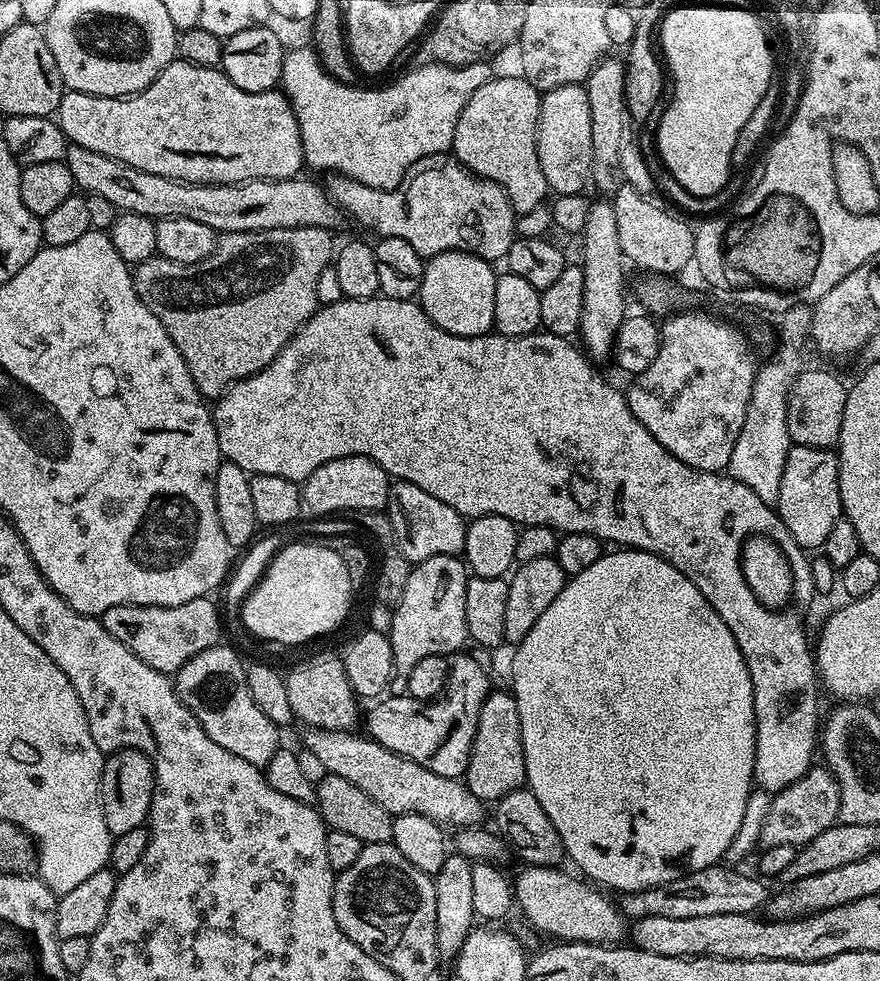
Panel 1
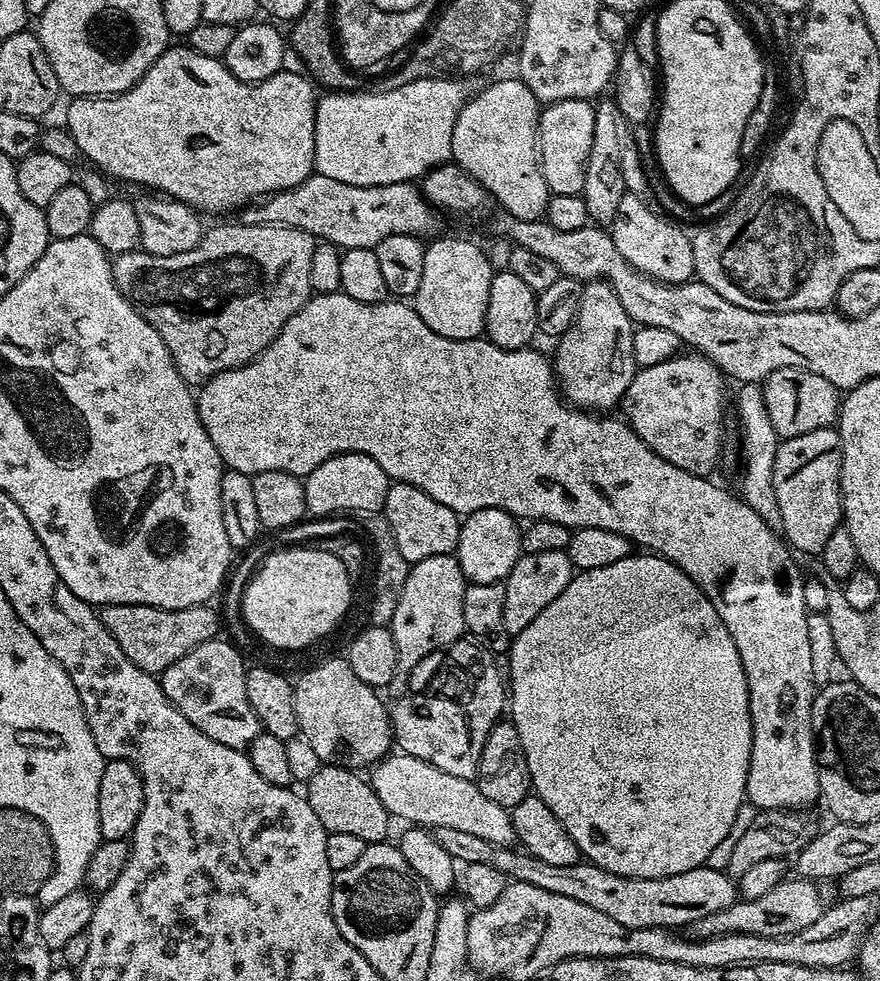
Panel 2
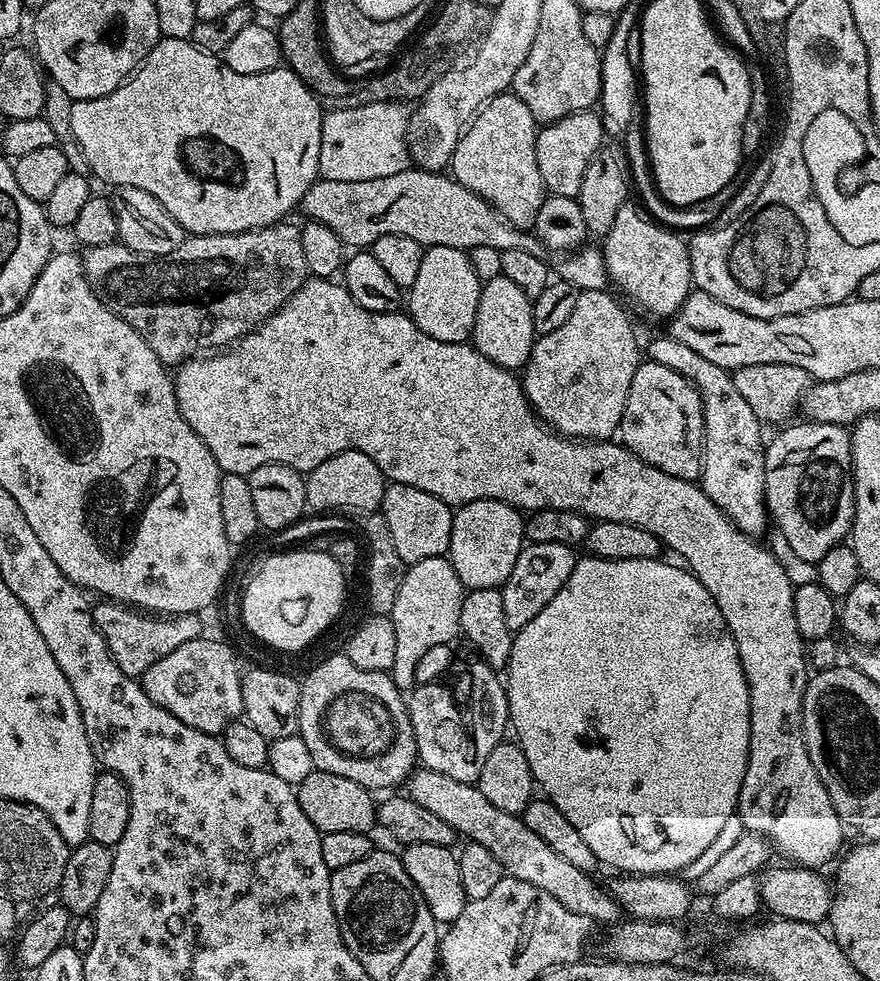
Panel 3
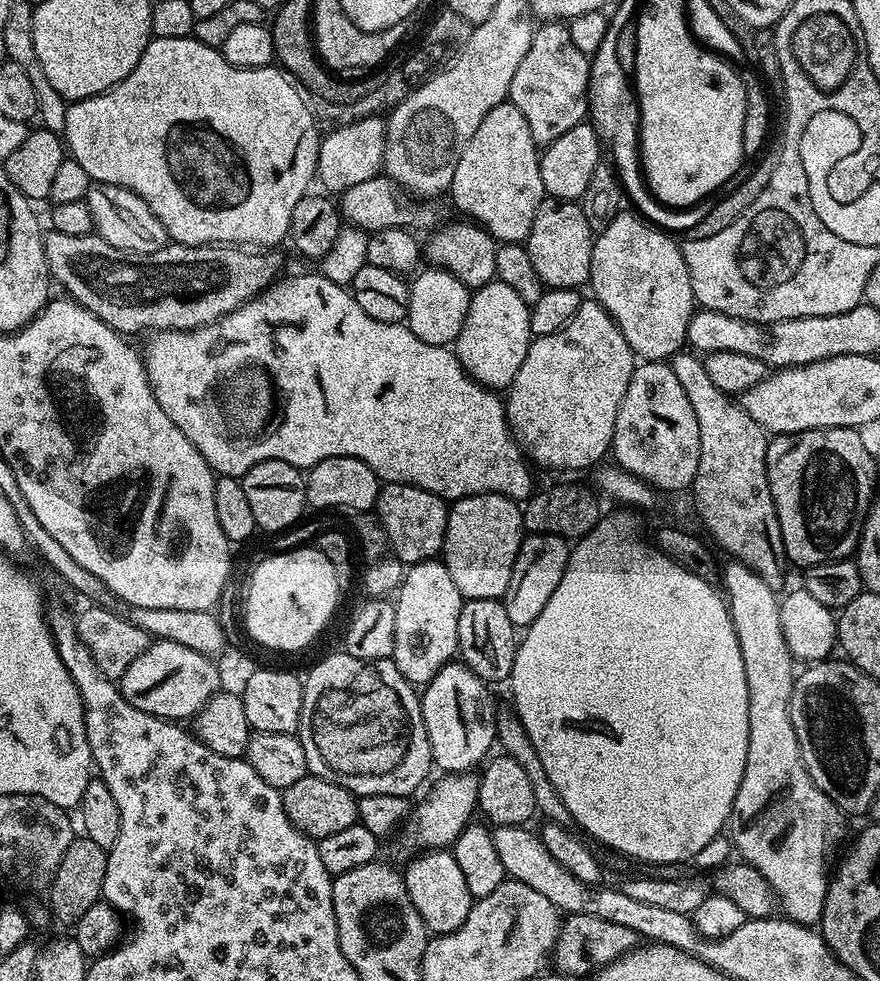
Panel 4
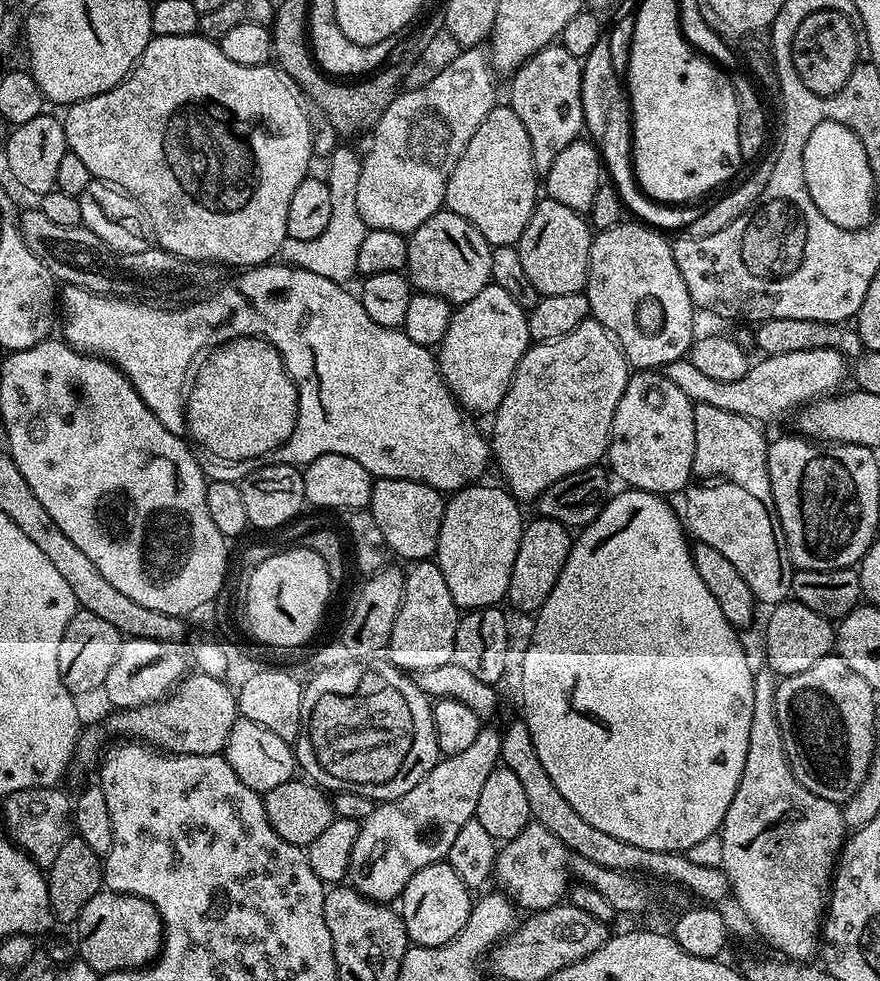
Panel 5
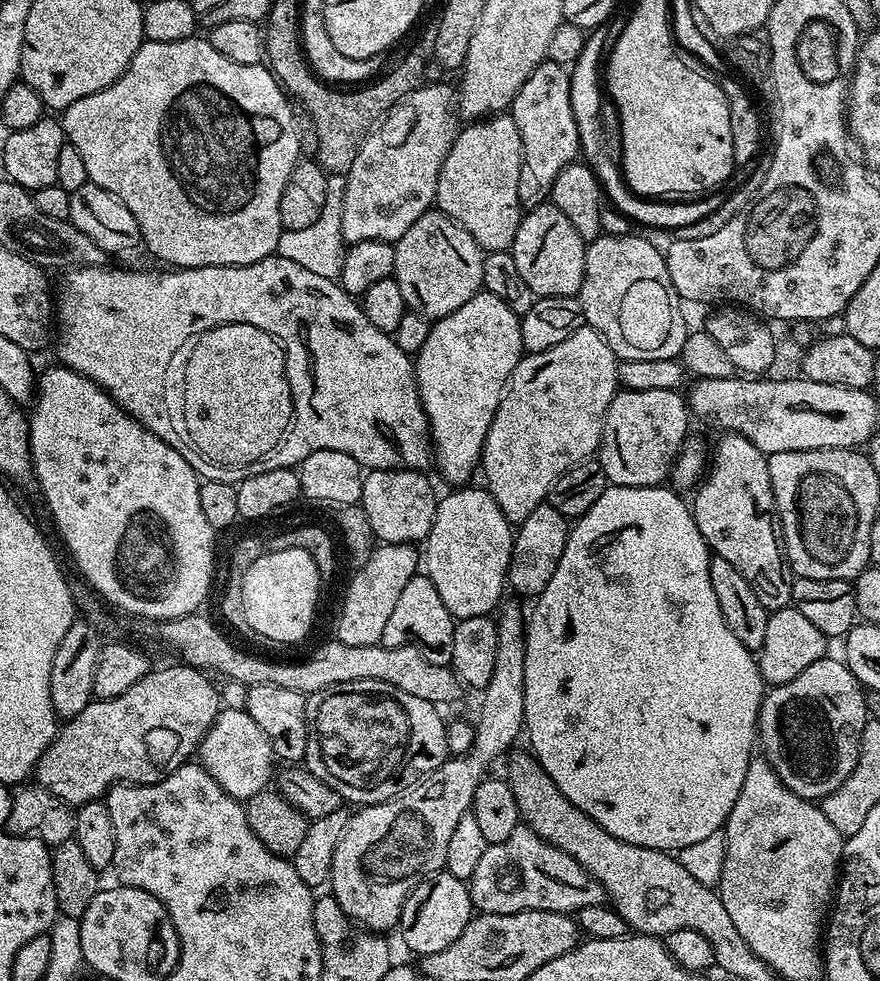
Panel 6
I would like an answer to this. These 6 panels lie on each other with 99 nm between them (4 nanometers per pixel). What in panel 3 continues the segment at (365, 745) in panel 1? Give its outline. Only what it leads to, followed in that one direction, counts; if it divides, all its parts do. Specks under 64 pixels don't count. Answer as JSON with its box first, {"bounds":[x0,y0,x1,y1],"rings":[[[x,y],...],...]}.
{"bounds":[406,767,621,926],"rings":[[[421,767],[413,771],[406,784],[407,795],[411,796],[418,806],[426,806],[442,822],[450,822],[450,826],[461,837],[467,838],[478,846],[486,846],[494,858],[504,867],[505,873],[522,882],[530,882],[530,886],[538,886],[538,890],[546,890],[552,898],[558,898],[566,910],[574,914],[582,914],[590,918],[597,925],[608,924],[612,926],[621,919],[620,904],[612,896],[607,887],[592,881],[593,877],[587,872],[578,870],[571,862],[566,862],[562,854],[557,854],[551,846],[546,846],[526,822],[514,814],[506,814],[506,810],[498,810],[482,794],[476,784],[463,784],[454,782],[454,778],[446,778],[446,774],[432,772]]]}

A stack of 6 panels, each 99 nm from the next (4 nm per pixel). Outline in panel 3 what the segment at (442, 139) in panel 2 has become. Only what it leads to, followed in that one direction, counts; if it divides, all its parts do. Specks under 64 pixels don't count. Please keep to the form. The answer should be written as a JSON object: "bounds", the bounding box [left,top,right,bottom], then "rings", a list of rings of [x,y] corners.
{"bounds":[319,102,409,182],"rings":[[[370,102],[370,106],[354,106],[350,110],[325,111],[319,175],[334,182],[362,182],[398,174],[406,167],[409,155],[409,115],[409,109],[400,102]]]}

